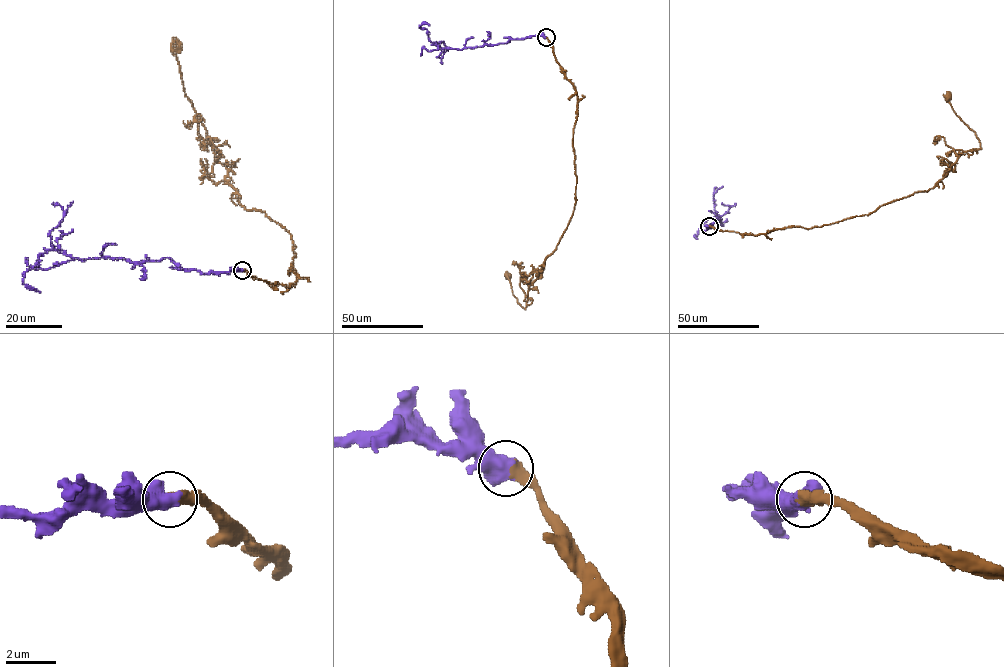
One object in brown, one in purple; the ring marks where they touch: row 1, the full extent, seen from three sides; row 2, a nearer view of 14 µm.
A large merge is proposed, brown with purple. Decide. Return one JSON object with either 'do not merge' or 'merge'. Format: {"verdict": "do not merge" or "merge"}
{"verdict": "merge"}

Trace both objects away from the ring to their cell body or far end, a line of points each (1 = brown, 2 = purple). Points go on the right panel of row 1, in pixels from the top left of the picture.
1: (709, 226), (756, 235), (810, 228), (868, 215), (927, 191), (960, 154), (980, 147), (947, 97)
2: (709, 226), (715, 219), (716, 222), (721, 220), (720, 216), (716, 214), (701, 224), (697, 239)

